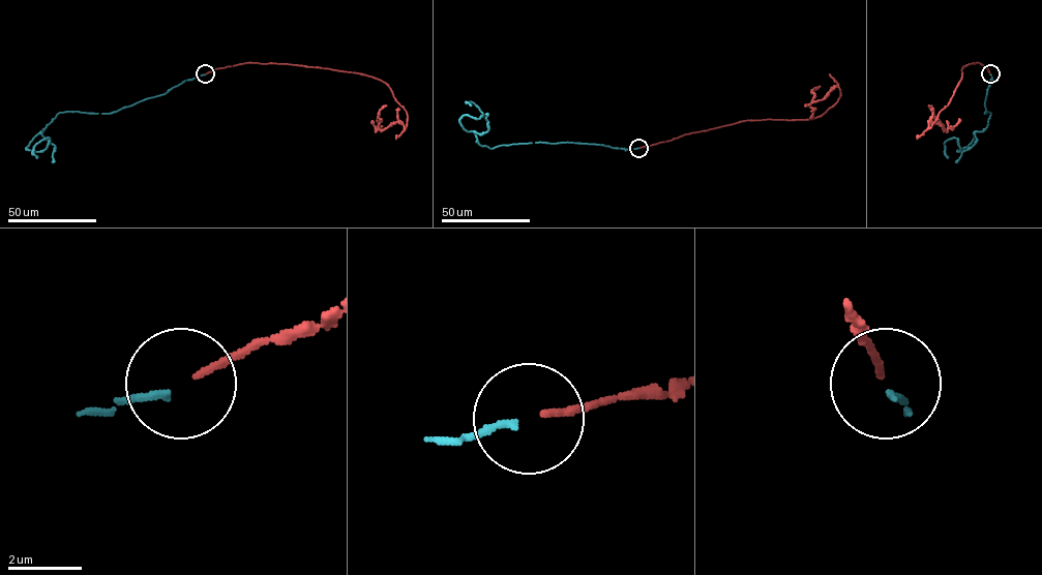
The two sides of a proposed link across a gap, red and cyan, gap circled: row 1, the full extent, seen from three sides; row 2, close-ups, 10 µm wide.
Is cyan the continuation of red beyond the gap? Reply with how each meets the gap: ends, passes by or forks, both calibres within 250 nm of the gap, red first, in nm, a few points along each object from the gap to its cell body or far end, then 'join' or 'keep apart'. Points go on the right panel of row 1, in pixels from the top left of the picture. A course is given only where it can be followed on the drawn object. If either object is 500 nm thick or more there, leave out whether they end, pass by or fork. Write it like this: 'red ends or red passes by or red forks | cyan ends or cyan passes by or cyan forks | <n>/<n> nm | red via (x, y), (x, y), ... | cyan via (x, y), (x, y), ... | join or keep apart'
red ends | cyan ends | 190/190 nm | red via (989, 73), (977, 62), (962, 67), (949, 102), (929, 128), (928, 123), (940, 123), (944, 130), (928, 106) | cyan via (990, 74), (987, 126), (960, 151), (957, 139), (947, 140), (948, 158) | join

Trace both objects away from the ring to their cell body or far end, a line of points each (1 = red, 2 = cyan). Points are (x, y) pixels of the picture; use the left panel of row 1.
1: (206, 73), (250, 62), (362, 73), (389, 88), (405, 128), (380, 130), (386, 106)
2: (205, 74), (108, 114), (60, 112), (27, 147), (41, 151), (49, 138), (34, 148), (37, 158)

